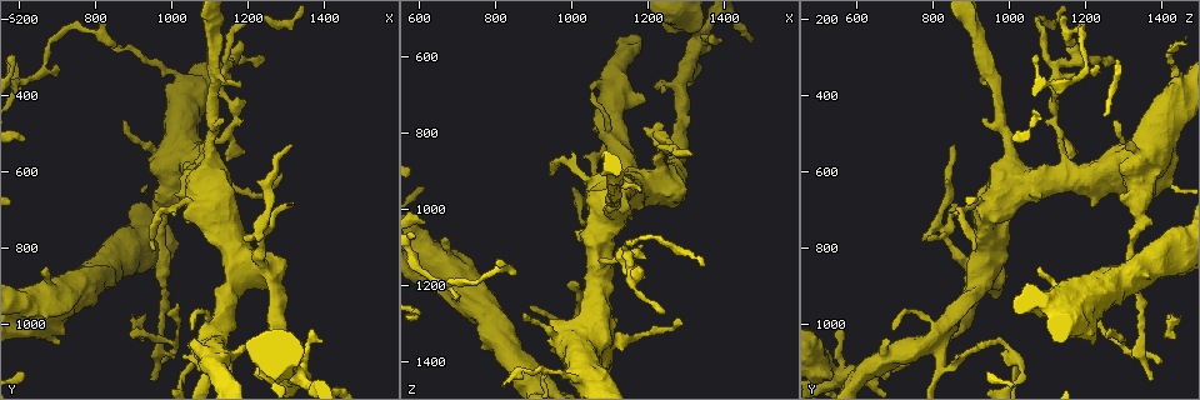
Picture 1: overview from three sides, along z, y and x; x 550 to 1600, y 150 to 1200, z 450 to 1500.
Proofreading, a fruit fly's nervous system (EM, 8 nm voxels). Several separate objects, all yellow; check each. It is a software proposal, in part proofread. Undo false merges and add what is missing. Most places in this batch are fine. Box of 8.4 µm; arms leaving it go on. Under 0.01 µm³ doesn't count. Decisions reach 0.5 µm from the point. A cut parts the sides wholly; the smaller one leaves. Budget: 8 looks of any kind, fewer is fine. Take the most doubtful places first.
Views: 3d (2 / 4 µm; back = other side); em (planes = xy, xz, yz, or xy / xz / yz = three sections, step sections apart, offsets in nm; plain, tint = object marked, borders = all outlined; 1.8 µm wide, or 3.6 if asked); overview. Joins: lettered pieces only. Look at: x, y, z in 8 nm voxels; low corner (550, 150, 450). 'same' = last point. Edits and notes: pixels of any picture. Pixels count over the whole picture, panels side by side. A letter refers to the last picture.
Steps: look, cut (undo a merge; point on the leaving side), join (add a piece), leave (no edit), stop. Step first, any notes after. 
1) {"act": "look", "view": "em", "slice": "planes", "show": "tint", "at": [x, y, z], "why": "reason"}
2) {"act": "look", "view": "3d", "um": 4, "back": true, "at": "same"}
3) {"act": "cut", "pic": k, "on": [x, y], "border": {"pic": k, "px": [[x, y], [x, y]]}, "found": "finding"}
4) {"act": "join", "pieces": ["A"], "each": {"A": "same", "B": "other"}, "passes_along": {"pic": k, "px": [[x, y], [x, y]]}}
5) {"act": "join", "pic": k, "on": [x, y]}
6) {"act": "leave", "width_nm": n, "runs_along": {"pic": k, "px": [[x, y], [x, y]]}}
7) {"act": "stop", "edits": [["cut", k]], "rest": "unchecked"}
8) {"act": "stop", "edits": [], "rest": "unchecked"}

{"act": "look", "view": "em", "slice": "yz", "step": 16, "show": "tint", "at": [695, 315, 1230]}

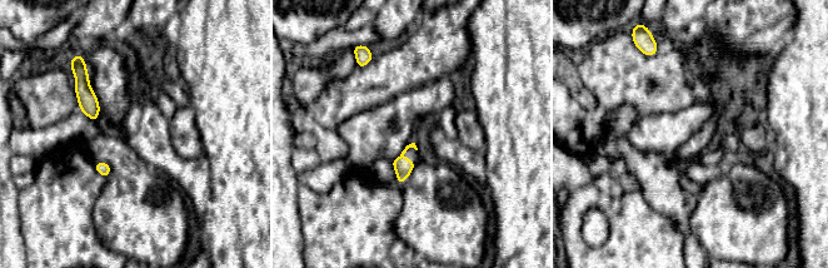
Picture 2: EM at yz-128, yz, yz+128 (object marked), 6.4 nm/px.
{"act": "look", "view": "em", "slice": "planes", "show": "borders", "at": "same", "why": "cut it another way"}

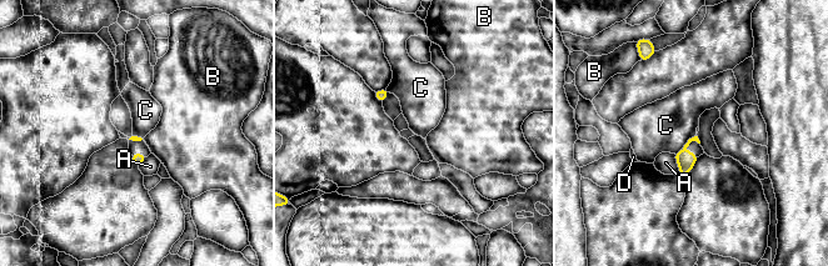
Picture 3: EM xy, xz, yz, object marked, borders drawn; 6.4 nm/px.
{"act": "leave", "each": {"A": "other", "B": "other", "C": "other", "D": "other"}, "border": {"pic": 3, "px": [[696, 135], [674, 154]]}, "found": "none of them fits"}

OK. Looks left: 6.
{"act": "look", "view": "3d", "um": 4, "at": [1310, 675, 860], "why": "free end"}

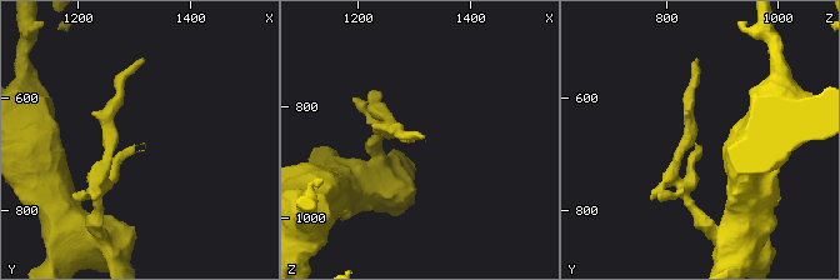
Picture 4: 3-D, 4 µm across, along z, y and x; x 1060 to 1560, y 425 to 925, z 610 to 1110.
{"act": "look", "view": "em", "slice": "xz", "step": 16, "show": "tint", "at": [1315, 685, 860]}

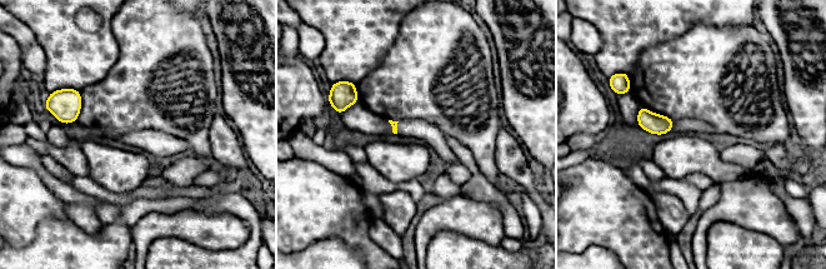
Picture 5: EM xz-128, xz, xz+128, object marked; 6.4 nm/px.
{"act": "look", "view": "em", "slice": "planes", "show": "borders", "at": "same"}

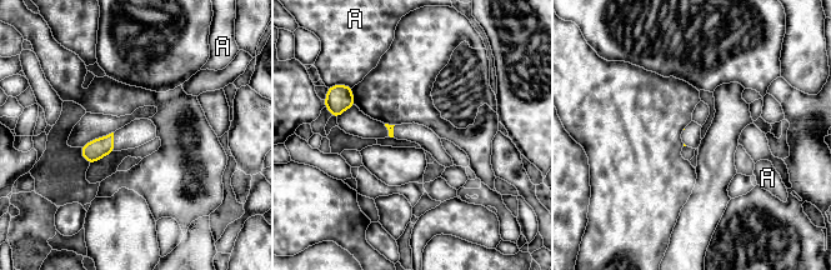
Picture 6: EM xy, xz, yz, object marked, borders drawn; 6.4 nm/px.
{"act": "leave", "longest_contact_nm": ["A", 80], "each": {"A": "other"}, "found": "none of them fits"}

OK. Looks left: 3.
{"act": "look", "view": "3d", "um": 2, "at": [975, 725, 1345], "why": "sudden change in width"}

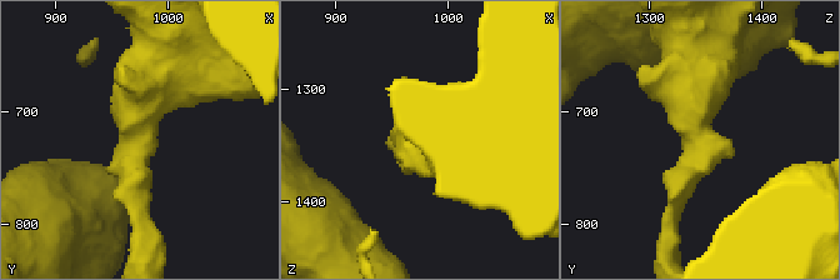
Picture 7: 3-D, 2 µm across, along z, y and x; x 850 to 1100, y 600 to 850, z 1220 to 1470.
{"act": "look", "view": "em", "slice": "planes", "show": "borders", "at": [980, 722, 1340]}

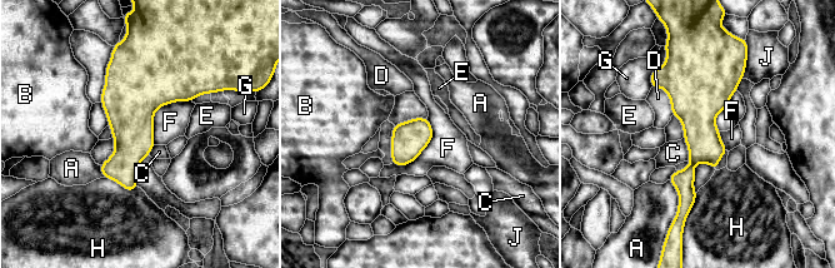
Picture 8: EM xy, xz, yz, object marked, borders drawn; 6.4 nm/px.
{"act": "leave", "each": {"A": "other", "B": "other", "C": "other", "D": "other", "E": "other", "F": "other", "G": "other", "H": "other", "J": "other"}, "border": {"pic": 8, "px": [[191, 100], [155, 112], [155, 144]]}, "found": "continuous, no second neuron"}

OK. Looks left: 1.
{"act": "stop", "edits": [], "rest": "unchecked"}

